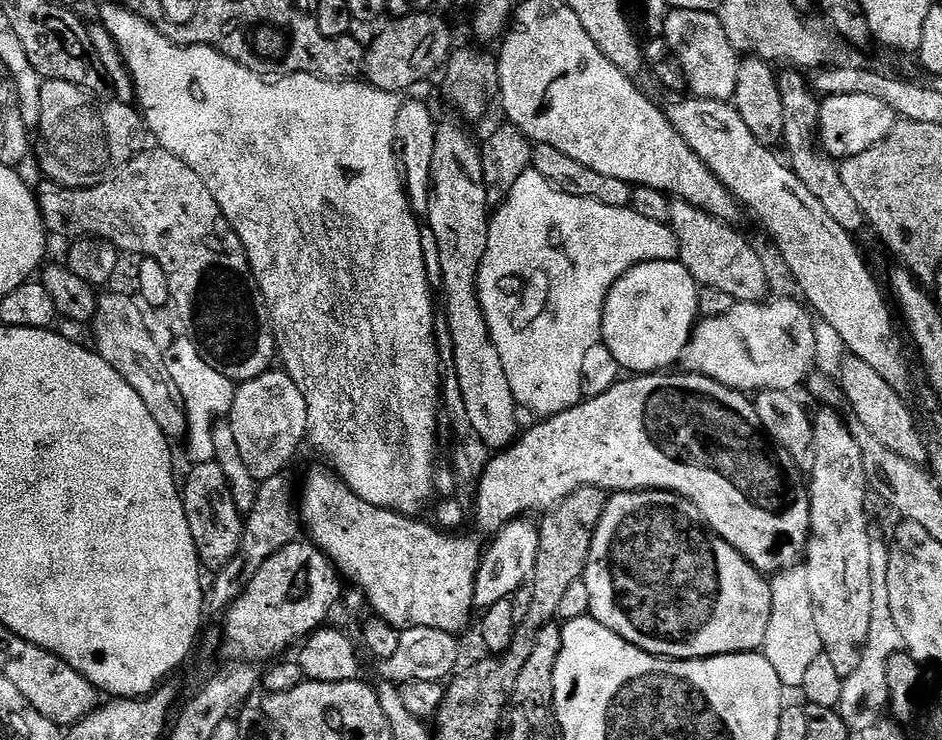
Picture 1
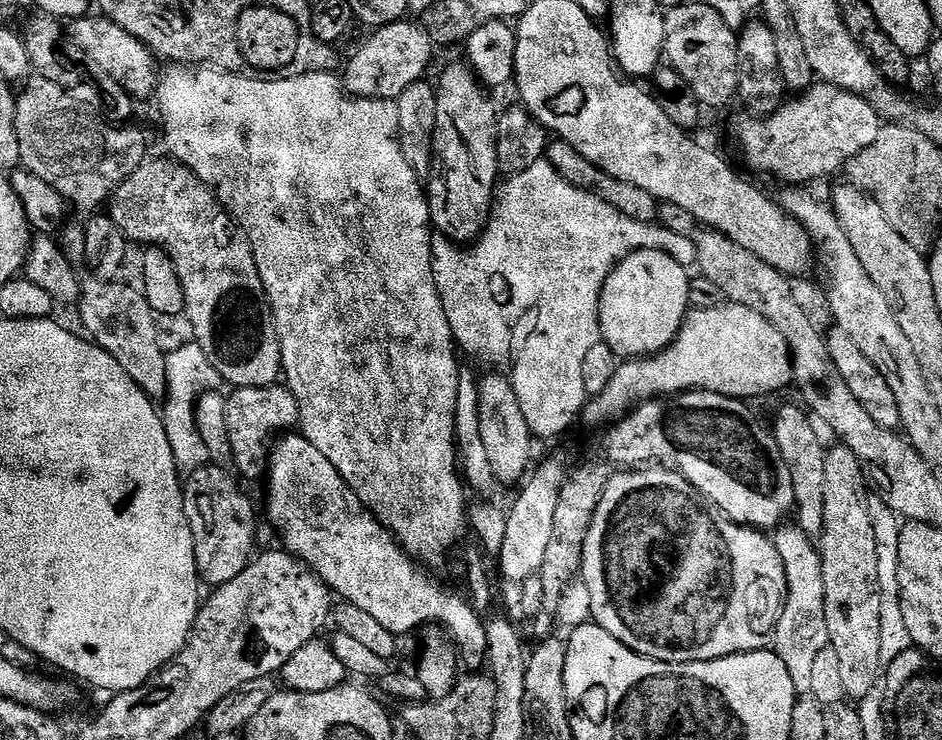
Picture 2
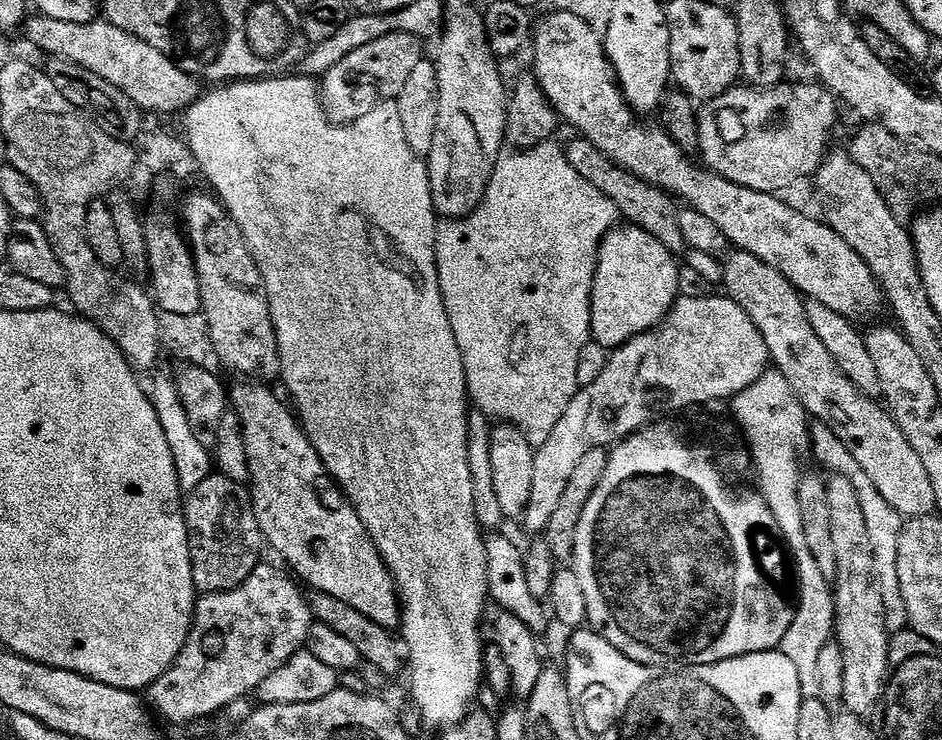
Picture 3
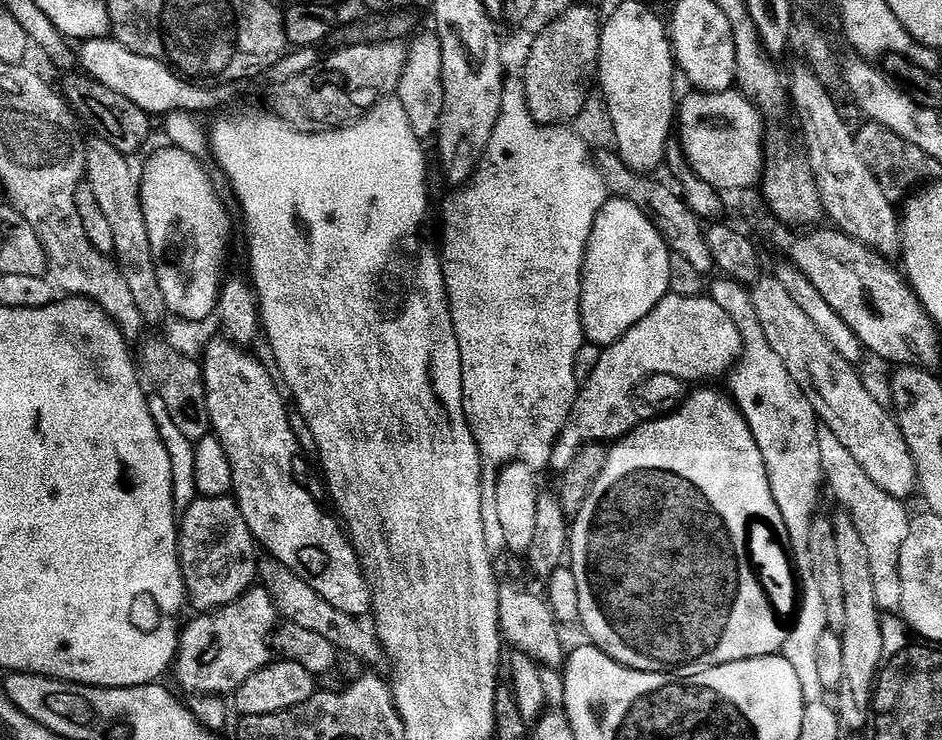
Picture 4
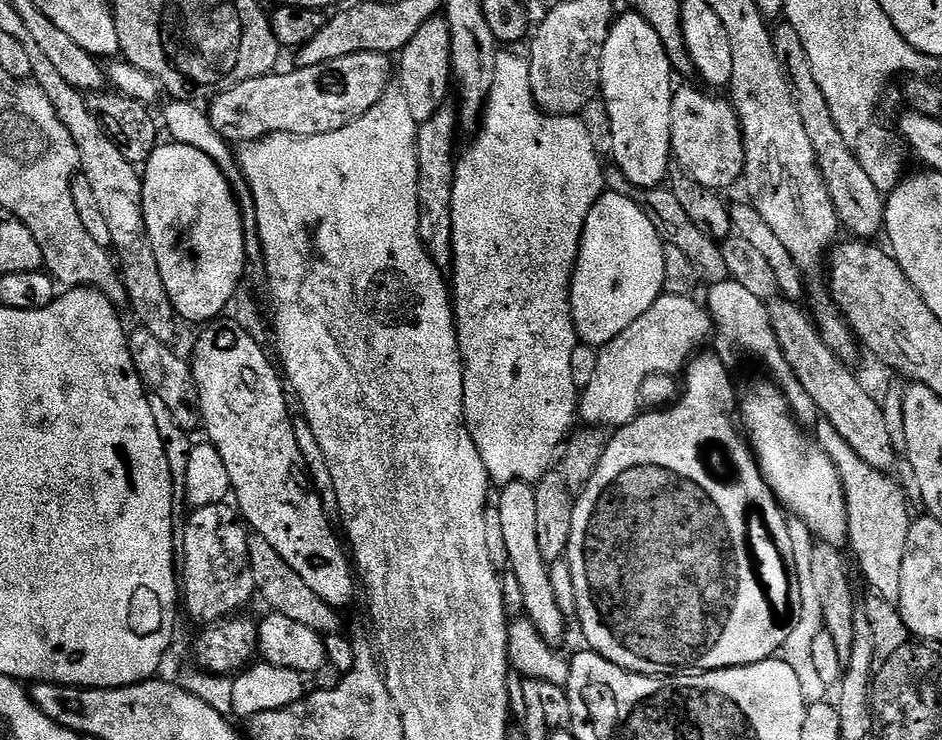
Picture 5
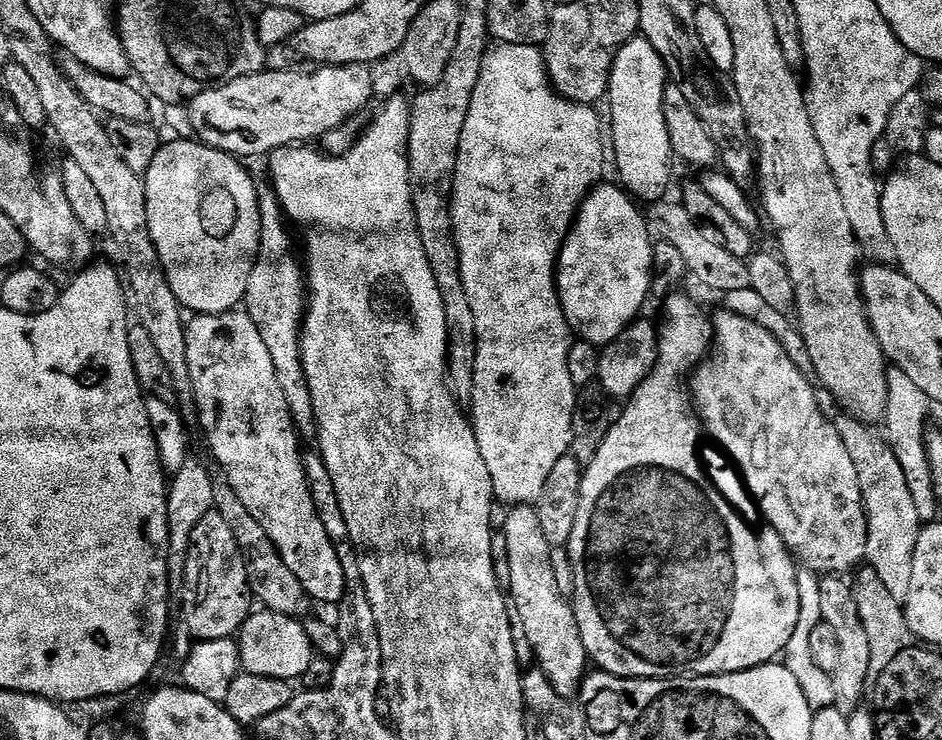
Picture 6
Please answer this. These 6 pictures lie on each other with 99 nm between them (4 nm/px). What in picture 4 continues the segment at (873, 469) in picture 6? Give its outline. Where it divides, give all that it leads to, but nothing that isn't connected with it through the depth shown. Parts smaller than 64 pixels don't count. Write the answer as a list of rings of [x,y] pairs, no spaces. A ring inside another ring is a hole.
[[[821,426],[818,430],[818,450],[822,454],[822,470],[827,491],[832,491],[840,499],[840,506],[851,513],[854,524],[858,526],[858,534],[862,534],[862,542],[870,553],[870,574],[874,574],[874,598],[878,602],[881,613],[896,614],[900,612],[902,602],[902,578],[900,577],[900,559],[902,558],[902,542],[906,542],[906,534],[910,534],[912,516],[908,512],[908,504],[894,498],[882,490],[870,479],[870,474],[858,466],[854,454],[838,442],[834,430]]]

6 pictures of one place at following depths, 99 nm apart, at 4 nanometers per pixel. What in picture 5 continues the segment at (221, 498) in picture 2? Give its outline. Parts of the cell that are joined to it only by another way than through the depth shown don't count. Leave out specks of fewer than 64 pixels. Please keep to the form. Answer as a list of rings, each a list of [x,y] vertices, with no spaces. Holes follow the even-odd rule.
[[[228,502],[202,506],[191,514],[188,525],[182,528],[182,604],[200,626],[211,626],[243,613],[252,596],[254,600],[257,595],[254,570],[250,566],[250,532],[242,523],[239,511]]]

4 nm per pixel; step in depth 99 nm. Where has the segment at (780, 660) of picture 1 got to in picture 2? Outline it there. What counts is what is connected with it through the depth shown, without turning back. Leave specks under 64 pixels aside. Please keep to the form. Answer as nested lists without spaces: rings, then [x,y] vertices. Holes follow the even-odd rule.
[[[779,532],[775,533],[774,543],[786,570],[788,597],[784,600],[784,608],[776,627],[774,651],[782,658],[782,662],[786,662],[786,670],[790,670],[790,679],[797,693],[808,694],[814,658],[818,658],[823,648],[829,647],[820,553],[805,532]]]

